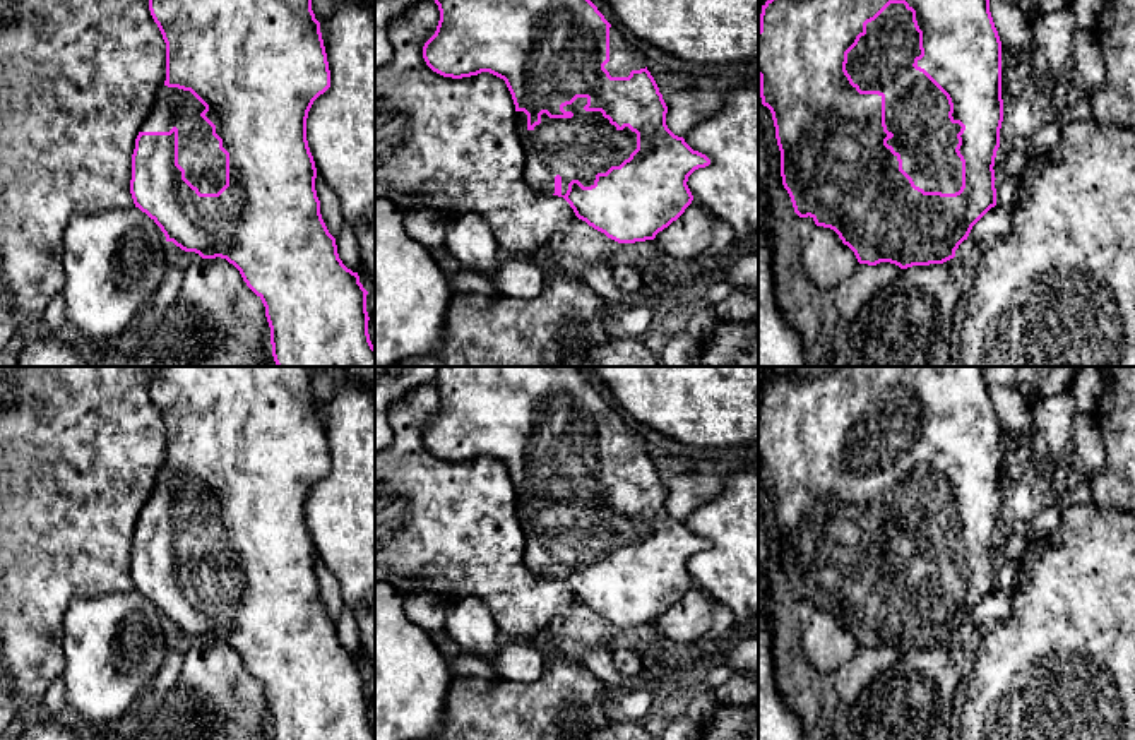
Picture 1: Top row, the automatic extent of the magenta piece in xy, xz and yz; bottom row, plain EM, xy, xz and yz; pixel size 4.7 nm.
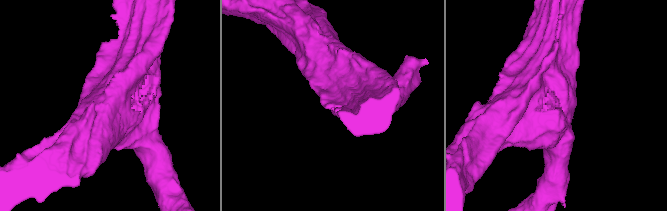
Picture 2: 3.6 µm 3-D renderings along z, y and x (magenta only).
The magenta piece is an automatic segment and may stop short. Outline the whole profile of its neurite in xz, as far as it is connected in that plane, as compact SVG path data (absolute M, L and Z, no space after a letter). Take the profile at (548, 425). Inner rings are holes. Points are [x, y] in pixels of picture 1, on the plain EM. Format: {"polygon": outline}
{"polygon": "M437 367L433 384L438 389L440 404L435 418L423 430L426 449L433 456L452 462L490 456L505 464L515 488L517 517L526 536L524 562L531 572L563 581L579 603L618 627L654 624L659 615L668 612L685 596L693 584L686 569L688 560L695 553L709 550L710 543L705 538L693 534L683 521L674 519L668 512L668 490L654 461L647 454L647 442L604 403L575 367Z"}

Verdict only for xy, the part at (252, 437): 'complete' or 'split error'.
split error

